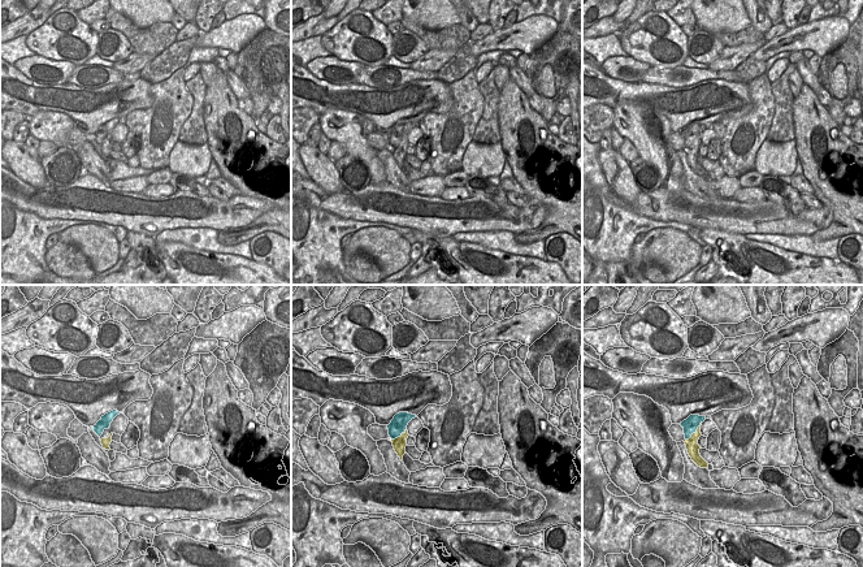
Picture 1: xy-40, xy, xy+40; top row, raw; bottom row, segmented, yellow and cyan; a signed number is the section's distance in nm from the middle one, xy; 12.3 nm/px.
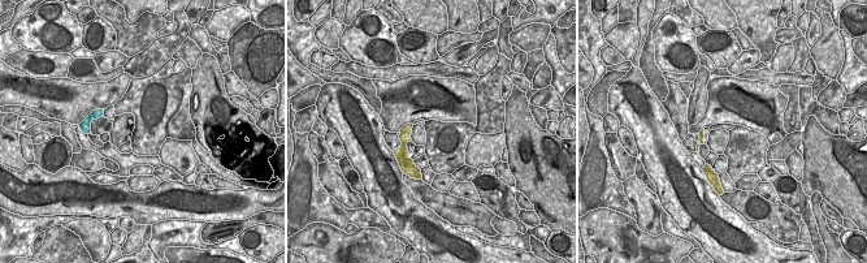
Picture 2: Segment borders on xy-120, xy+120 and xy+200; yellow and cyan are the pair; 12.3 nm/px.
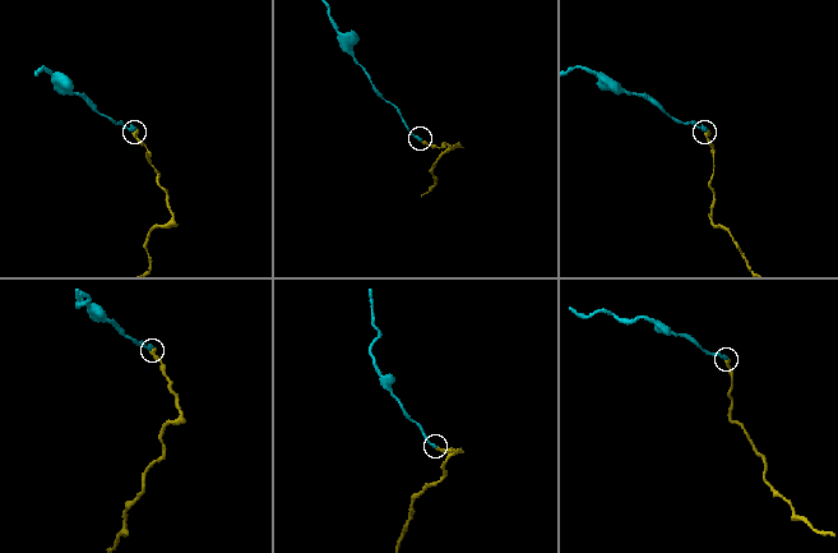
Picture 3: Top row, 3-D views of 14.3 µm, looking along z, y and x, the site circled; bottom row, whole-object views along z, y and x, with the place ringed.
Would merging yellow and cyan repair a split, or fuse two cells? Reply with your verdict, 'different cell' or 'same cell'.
different cell

